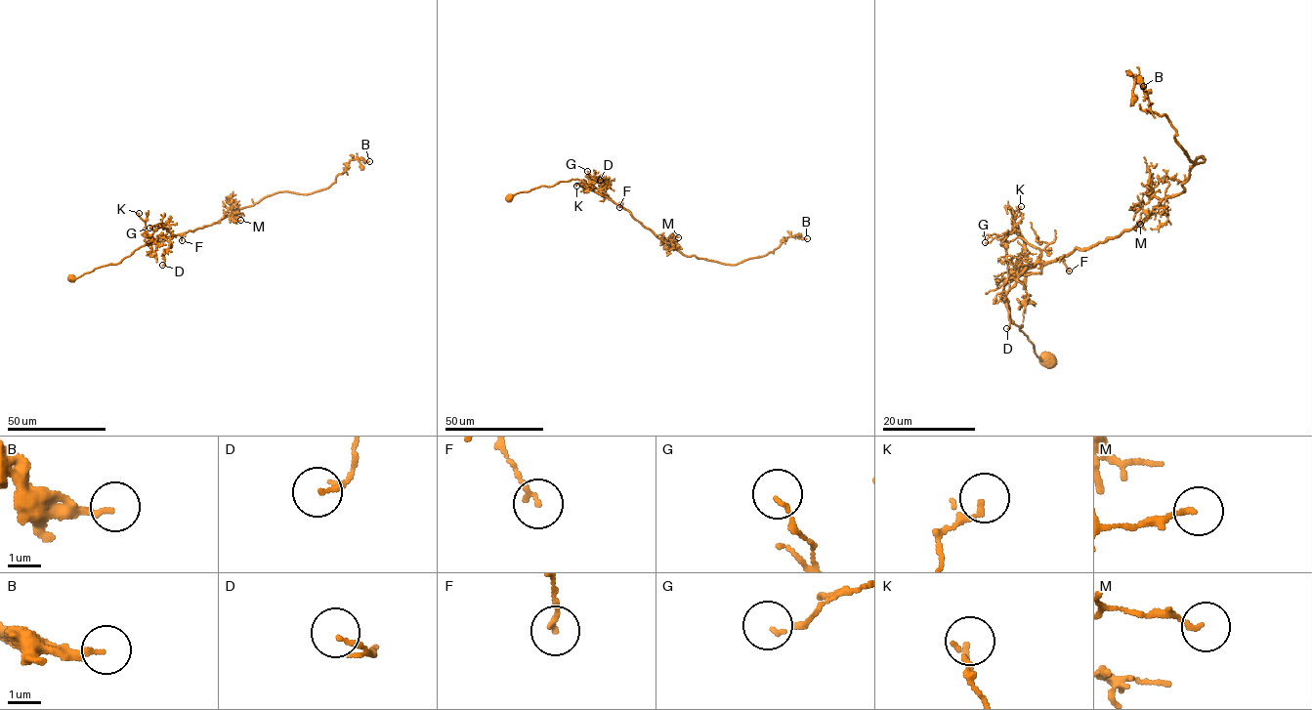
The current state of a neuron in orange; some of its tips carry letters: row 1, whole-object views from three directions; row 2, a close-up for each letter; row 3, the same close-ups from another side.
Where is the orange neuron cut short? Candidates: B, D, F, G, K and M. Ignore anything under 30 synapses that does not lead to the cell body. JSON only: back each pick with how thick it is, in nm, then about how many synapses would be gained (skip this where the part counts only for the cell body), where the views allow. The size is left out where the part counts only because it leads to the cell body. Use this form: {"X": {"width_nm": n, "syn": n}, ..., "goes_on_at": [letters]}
{"goes_on_at": []}

